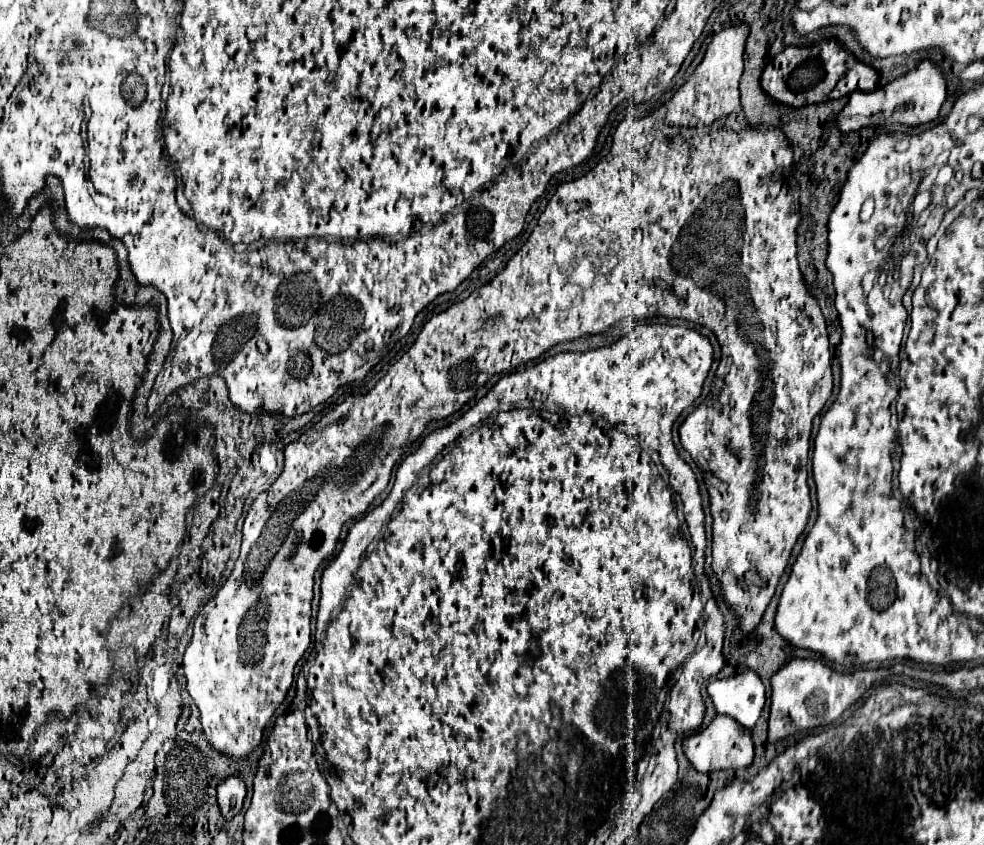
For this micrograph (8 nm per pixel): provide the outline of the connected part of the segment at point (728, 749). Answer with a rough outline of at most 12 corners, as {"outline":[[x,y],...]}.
{"outline":[[728,715],[684,739],[704,773],[748,767],[750,731]]}

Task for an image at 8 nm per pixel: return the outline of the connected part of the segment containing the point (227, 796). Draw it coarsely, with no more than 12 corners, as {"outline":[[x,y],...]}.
{"outline":[[238,775],[226,777],[216,787],[224,819],[240,813],[246,787]]}

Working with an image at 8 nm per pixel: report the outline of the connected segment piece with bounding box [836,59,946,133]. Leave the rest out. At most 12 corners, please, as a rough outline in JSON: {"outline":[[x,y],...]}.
{"outline":[[932,61],[838,113],[842,133],[934,121],[946,79]]}

